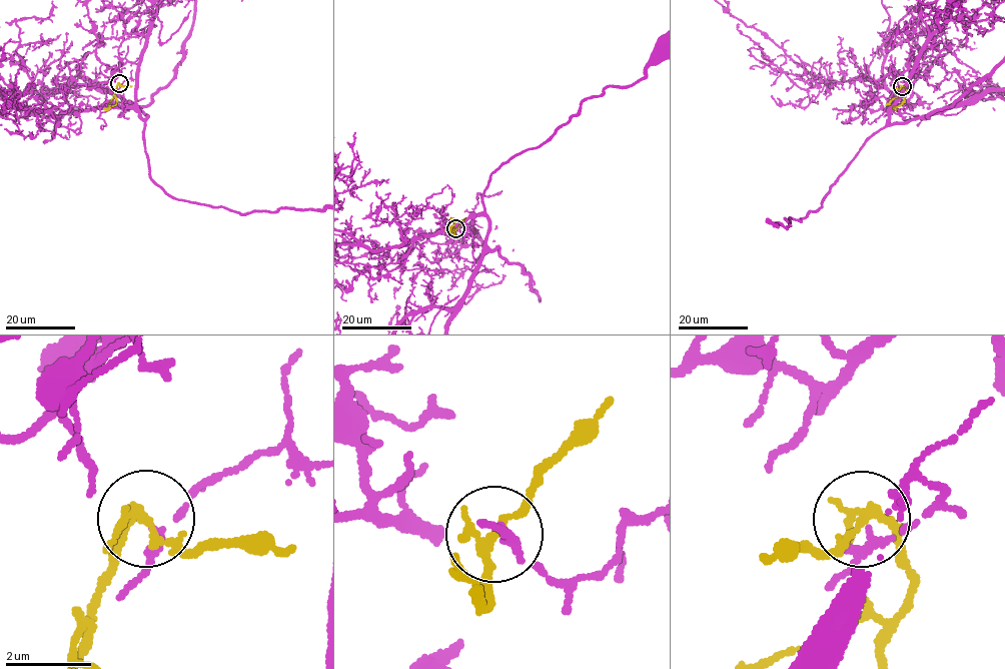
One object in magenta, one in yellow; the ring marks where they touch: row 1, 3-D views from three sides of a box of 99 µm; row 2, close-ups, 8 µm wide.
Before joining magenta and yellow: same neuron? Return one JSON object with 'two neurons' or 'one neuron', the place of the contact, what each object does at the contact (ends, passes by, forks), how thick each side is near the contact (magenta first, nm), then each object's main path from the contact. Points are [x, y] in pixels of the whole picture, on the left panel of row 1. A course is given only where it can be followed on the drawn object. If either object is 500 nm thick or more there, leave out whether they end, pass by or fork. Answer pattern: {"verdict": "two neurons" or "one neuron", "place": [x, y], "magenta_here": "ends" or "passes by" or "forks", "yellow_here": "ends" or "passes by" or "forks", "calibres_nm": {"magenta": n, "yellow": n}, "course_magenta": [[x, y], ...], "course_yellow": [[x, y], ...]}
{"verdict": "two neurons", "place": [119, 83], "magenta_here": "passes by", "yellow_here": "forks", "calibres_nm": {"magenta": 150, "yellow": 170}, "course_magenta": [[119, 83], [135, 80], [151, 178], [172, 197], [242, 213], [279, 208], [322, 209]], "course_yellow": [[119, 84], [108, 109]]}

